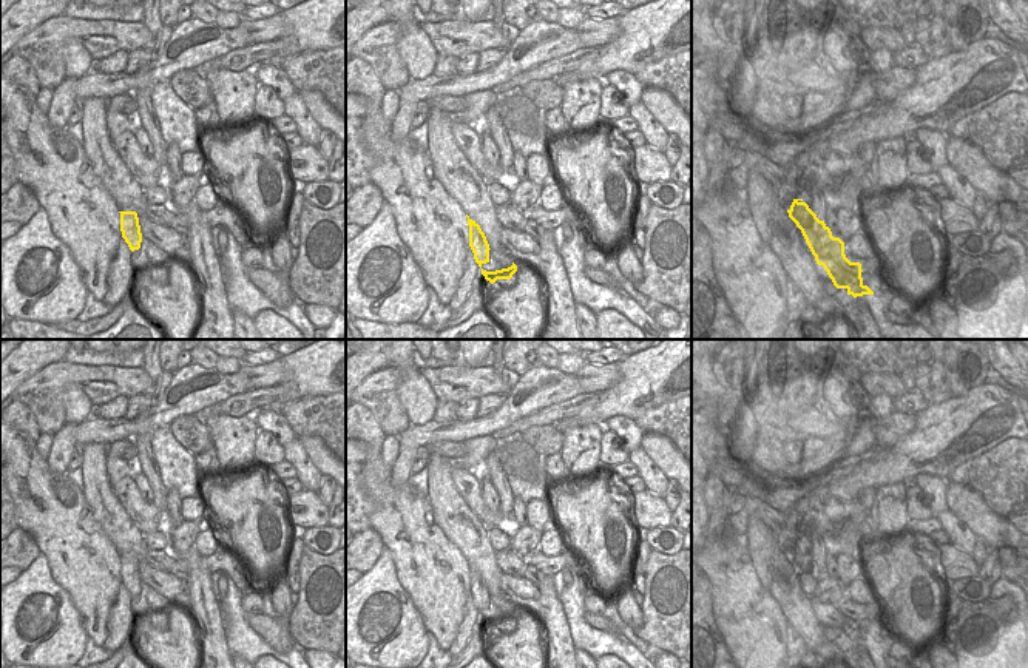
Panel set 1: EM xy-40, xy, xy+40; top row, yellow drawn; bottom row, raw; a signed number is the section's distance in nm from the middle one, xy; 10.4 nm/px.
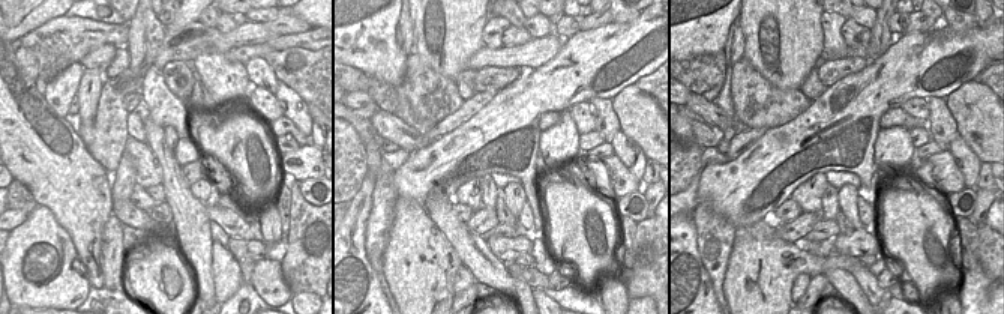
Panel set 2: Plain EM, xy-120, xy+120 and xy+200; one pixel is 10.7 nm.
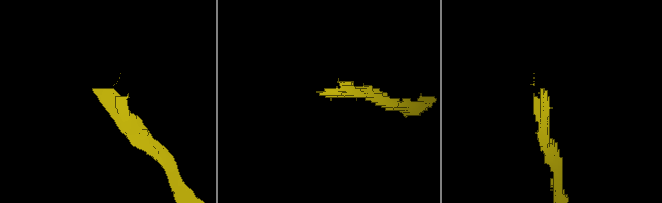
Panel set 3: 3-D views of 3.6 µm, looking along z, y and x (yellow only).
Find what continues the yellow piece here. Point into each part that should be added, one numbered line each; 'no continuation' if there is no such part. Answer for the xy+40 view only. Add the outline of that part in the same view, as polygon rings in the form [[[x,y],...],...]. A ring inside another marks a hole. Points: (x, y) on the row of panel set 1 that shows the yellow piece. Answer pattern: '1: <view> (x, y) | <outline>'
1: xy+40 (792, 172) | [[[775,125],[776,147],[769,148],[773,165],[764,167],[764,177],[784,191],[801,197],[820,221],[830,228],[834,238],[847,238],[843,228],[843,208],[823,191],[823,182],[810,168],[812,156],[796,143],[784,125]]]

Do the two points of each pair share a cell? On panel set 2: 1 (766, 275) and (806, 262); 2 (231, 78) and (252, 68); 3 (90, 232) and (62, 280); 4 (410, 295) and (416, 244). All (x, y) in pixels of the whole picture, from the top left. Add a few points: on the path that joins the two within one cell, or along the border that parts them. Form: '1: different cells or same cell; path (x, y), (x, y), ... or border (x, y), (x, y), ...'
1: different cells; border (797, 245), (793, 251), (793, 275)
2: different cells; border (243, 65), (249, 80)
3: different cells; border (57, 223), (69, 236), (78, 259), (84, 265)
4: same cell; path (416, 283), (416, 256)

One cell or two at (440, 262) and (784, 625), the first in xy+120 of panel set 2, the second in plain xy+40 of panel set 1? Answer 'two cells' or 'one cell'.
one cell

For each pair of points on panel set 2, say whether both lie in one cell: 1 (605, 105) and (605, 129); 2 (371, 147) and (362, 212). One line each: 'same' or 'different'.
1: same
2: different

